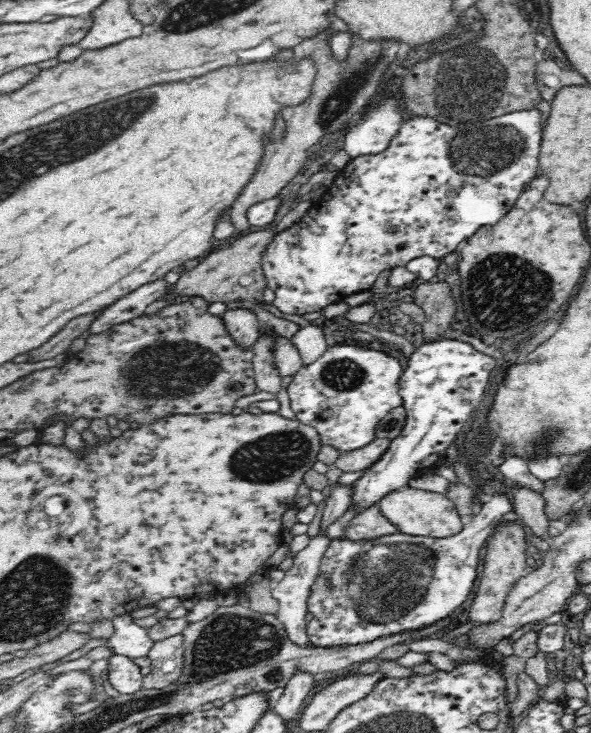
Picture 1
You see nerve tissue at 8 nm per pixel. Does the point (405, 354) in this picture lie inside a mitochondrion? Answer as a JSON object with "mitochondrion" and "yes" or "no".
{"mitochondrion":"no"}

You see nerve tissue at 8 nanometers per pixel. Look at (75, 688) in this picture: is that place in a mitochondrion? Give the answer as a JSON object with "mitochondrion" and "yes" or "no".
{"mitochondrion":"yes"}

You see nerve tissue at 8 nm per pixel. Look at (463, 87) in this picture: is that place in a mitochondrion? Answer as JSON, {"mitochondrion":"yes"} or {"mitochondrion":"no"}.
{"mitochondrion":"yes"}

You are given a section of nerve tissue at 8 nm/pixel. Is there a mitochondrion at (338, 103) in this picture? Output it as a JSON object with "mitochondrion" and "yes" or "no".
{"mitochondrion":"yes"}

